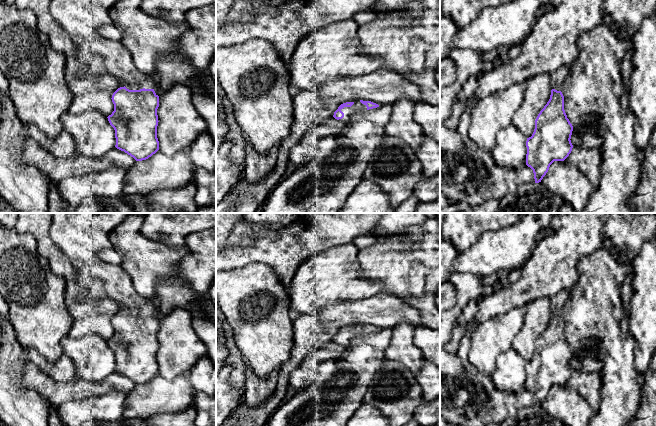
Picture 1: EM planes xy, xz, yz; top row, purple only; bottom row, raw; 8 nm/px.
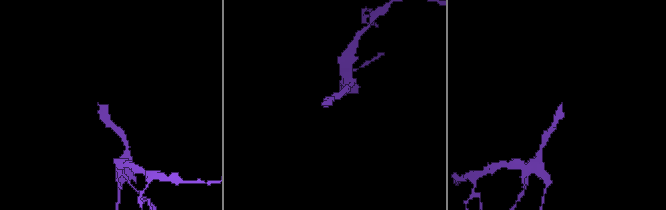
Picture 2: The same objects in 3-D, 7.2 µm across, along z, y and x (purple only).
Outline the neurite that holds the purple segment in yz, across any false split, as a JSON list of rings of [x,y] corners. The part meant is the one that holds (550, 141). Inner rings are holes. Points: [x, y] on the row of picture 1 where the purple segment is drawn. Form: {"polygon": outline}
{"polygon": [[[572,64],[550,74],[551,95],[535,120],[535,129],[527,138],[526,165],[533,170],[535,183],[541,182],[554,161],[564,161],[572,151],[573,126],[564,110],[563,83]]]}

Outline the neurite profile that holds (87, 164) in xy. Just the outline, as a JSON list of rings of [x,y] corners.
[[[27,130],[24,132],[22,161],[38,168],[56,184],[68,176],[105,171],[112,167],[122,167],[129,170],[136,162],[133,157],[116,147],[102,157],[78,155],[62,159],[41,147],[30,137]]]

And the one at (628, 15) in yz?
[[[606,0],[603,24],[618,27],[618,35],[632,40],[645,18],[656,13],[656,0]]]

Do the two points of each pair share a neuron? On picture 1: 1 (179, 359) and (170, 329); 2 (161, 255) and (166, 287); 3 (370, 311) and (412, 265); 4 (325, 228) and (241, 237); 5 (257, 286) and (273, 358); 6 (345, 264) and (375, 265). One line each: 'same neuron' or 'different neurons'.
1: same neuron
2: different neurons
3: different neurons
4: different neurons
5: same neuron
6: different neurons

